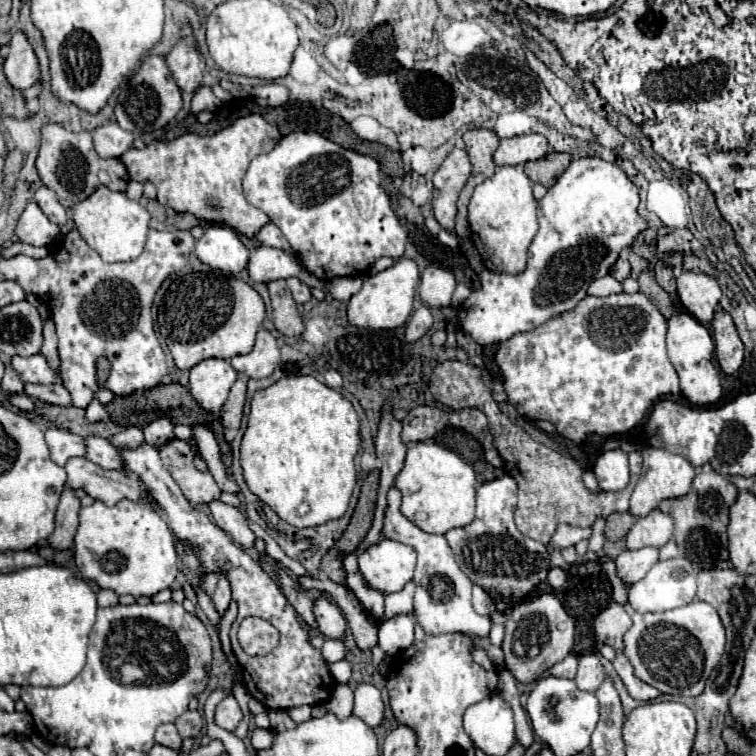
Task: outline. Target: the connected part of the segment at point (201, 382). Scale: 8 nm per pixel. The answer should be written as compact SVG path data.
M204 359L190 369L188 391L194 401L208 413L218 413L226 403L228 391L238 373L224 359Z

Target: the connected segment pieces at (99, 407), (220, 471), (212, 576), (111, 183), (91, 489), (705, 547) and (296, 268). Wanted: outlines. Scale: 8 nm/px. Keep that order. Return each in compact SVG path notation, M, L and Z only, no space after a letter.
M92 399L90 405L86 407L86 415L84 415L86 423L98 423L98 421L104 421L106 419L106 409L100 401Z
M198 425L198 427L194 427L194 439L198 443L198 449L200 449L202 457L208 461L210 473L214 475L214 481L218 483L218 487L222 491L228 491L228 493L238 493L240 487L236 485L236 481L230 481L224 473L224 465L220 461L220 447L216 443L214 433L208 427Z
M206 573L204 591L212 597L220 615L224 615L224 611L228 609L228 603L230 603L230 583L228 583L226 575L224 573Z
M54 123L42 127L42 145L36 159L36 169L42 183L58 195L58 201L66 209L72 209L76 203L88 199L100 185L106 185L112 191L126 191L126 185L130 181L128 171L120 159L98 157L92 145L92 133L88 131L70 133L62 125Z
M70 457L64 469L68 473L68 487L84 489L90 497L106 505L114 505L124 497L142 501L142 481L138 477L104 471L86 457Z
M702 465L686 497L666 499L660 503L658 509L674 519L674 541L686 559L704 569L716 569L728 561L728 509L736 497L738 489L730 483L728 477L718 475L710 465Z
M256 247L248 259L248 275L256 283L270 283L274 279L288 279L298 277L308 287L324 287L314 275L310 275L298 259L282 249L274 247Z

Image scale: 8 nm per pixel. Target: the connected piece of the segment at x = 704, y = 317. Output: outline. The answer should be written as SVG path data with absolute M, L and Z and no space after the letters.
M684 271L678 279L678 297L682 305L694 315L702 325L710 327L712 315L716 311L716 305L720 301L720 287L716 279L704 275L704 273L690 273Z

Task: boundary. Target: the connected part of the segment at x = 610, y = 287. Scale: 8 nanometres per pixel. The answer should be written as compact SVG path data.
M610 275L592 281L588 287L588 295L594 295L594 297L606 297L612 293L622 293L622 285Z

